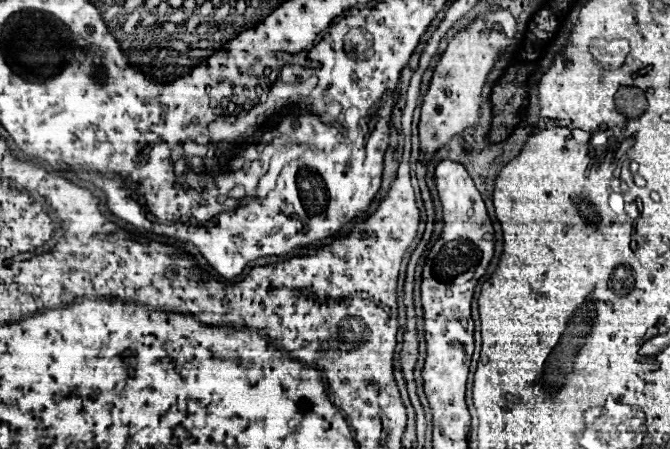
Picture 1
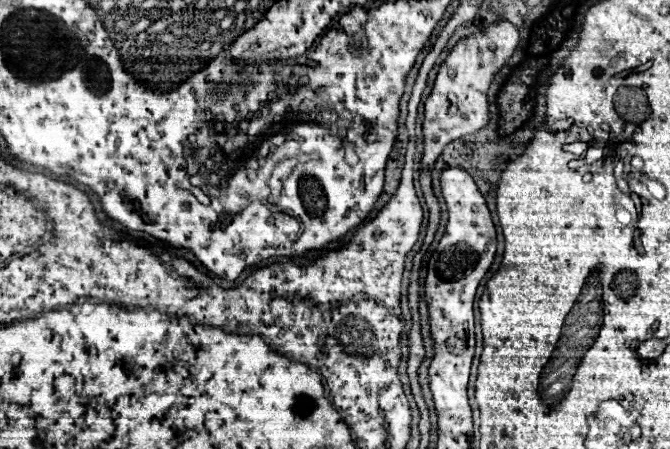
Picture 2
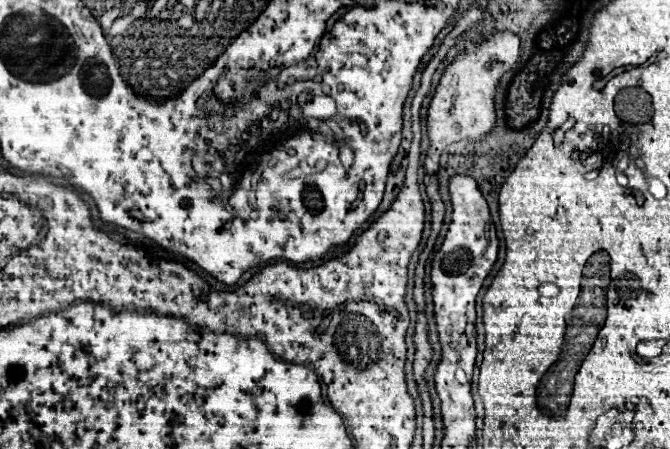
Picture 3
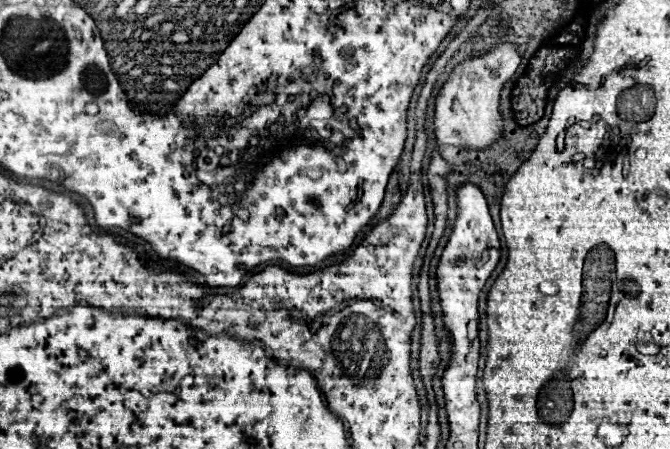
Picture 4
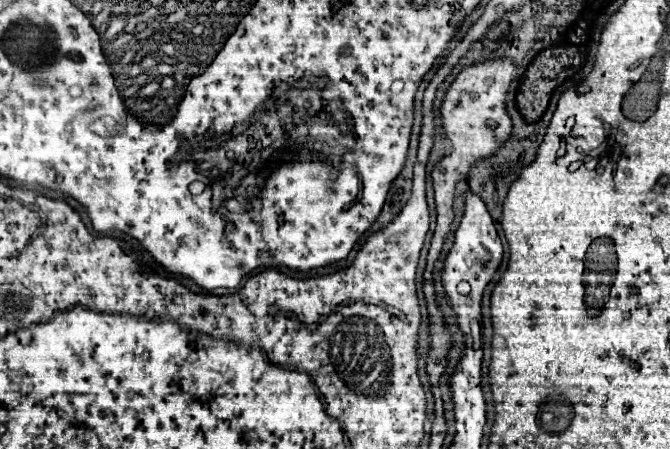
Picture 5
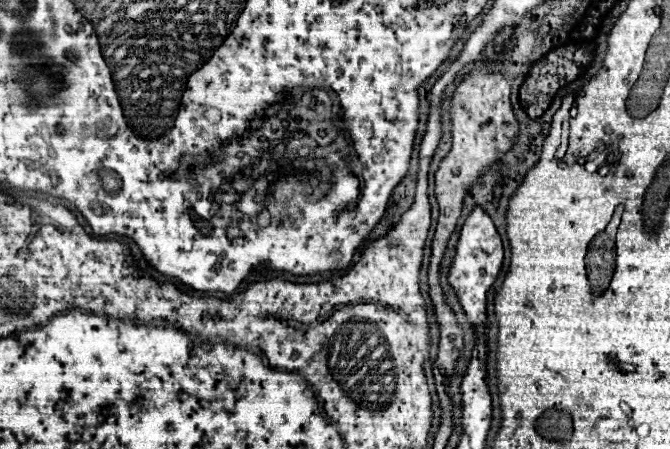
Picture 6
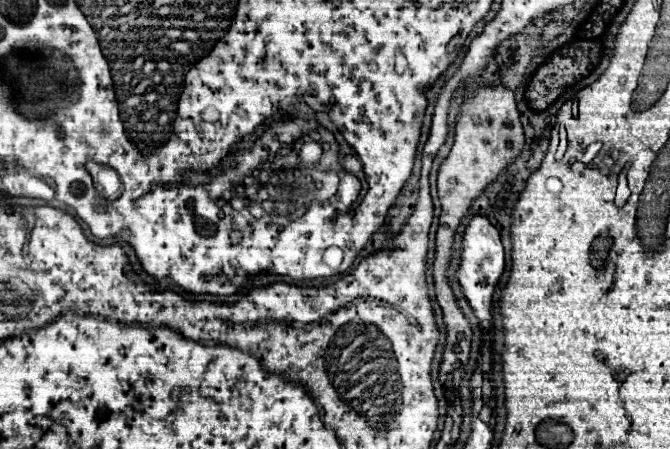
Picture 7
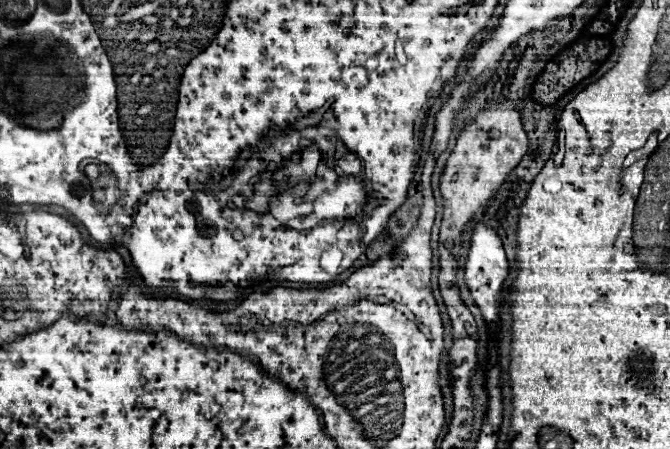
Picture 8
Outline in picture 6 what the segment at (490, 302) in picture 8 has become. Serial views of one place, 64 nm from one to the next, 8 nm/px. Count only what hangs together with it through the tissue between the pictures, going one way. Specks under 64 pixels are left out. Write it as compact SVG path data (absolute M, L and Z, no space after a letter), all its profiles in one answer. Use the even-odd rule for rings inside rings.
M474 208L460 230L454 264L448 274L448 282L456 290L458 300L460 300L460 304L472 324L486 322L486 292L490 290L490 286L498 278L498 272L502 268L502 260L504 260L504 248L502 248L502 240L500 240L498 230L494 228L490 216L482 208Z

